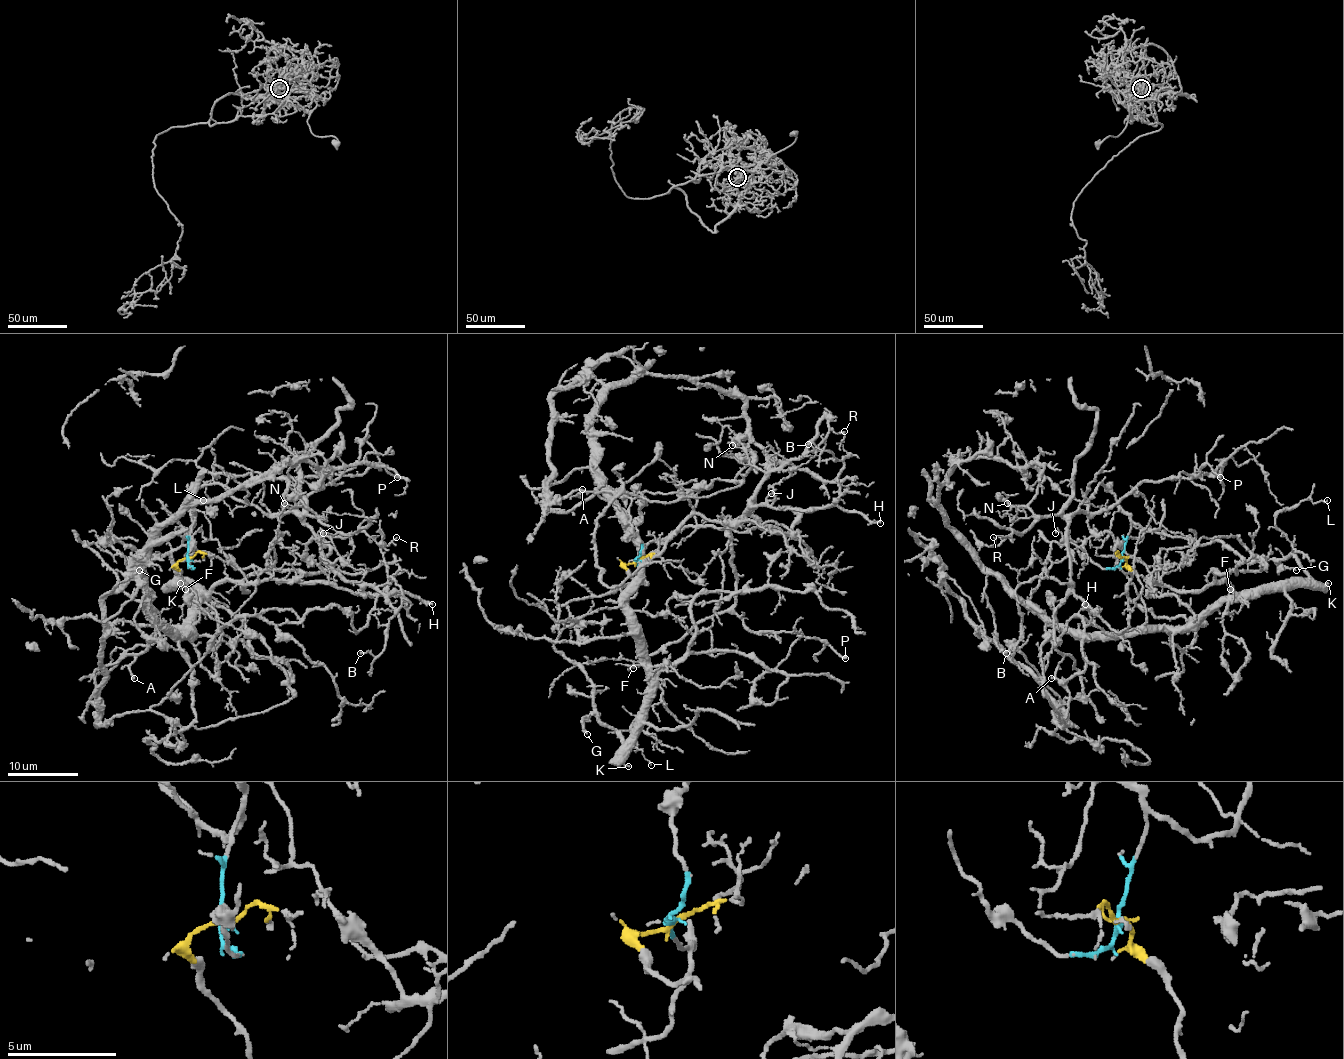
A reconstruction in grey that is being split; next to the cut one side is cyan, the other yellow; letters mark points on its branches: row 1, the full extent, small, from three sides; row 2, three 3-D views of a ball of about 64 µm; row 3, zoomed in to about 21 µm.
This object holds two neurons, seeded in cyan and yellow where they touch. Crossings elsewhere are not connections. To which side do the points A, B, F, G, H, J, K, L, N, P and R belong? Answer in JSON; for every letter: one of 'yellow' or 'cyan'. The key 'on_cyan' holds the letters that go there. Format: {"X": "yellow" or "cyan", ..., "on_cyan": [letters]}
{"A": "yellow", "B": "cyan", "F": "yellow", "G": "yellow", "H": "cyan", "J": "cyan", "K": "yellow", "L": "yellow", "N": "cyan", "P": "cyan", "R": "cyan", "on_cyan": ["B", "H", "J", "N", "P", "R"]}

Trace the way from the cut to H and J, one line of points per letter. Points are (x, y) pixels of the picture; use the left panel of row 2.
H: (188, 558), (193, 494), (220, 483), (266, 513), (293, 512), (320, 554), (346, 579), (432, 604)
J: (188, 558), (193, 494), (213, 483), (223, 485), (238, 499), (266, 513), (293, 512), (316, 535), (323, 533)

